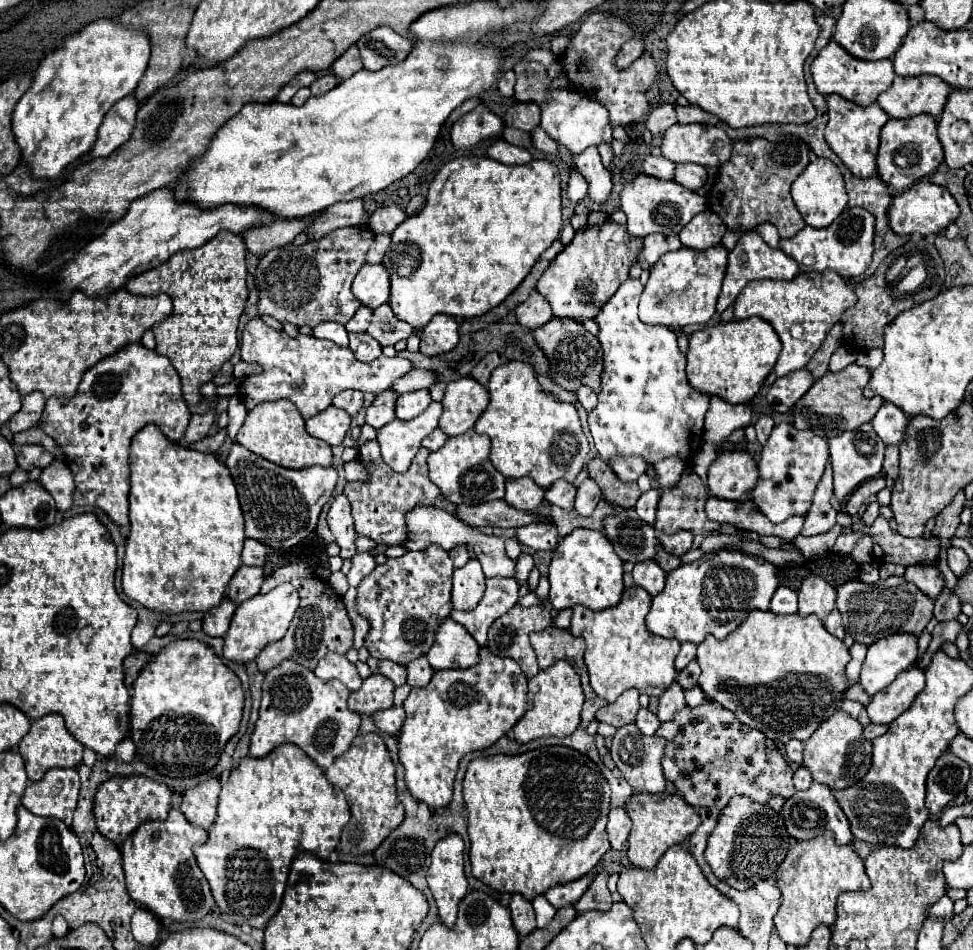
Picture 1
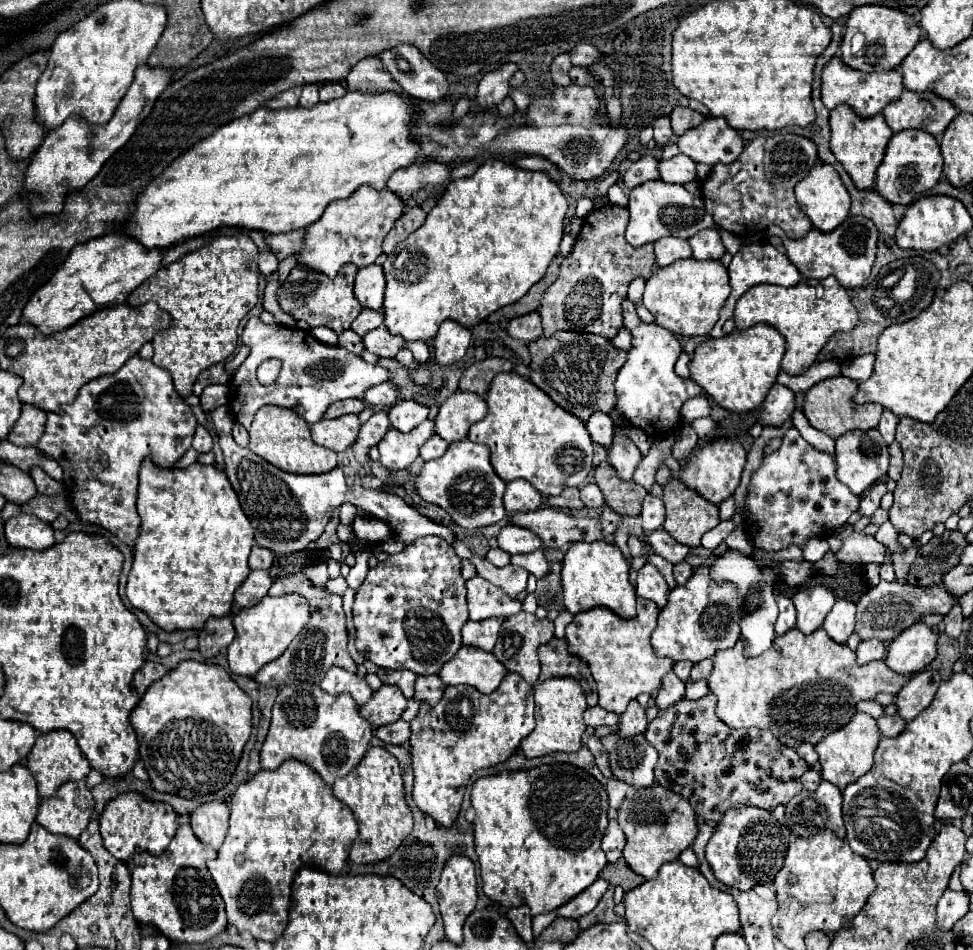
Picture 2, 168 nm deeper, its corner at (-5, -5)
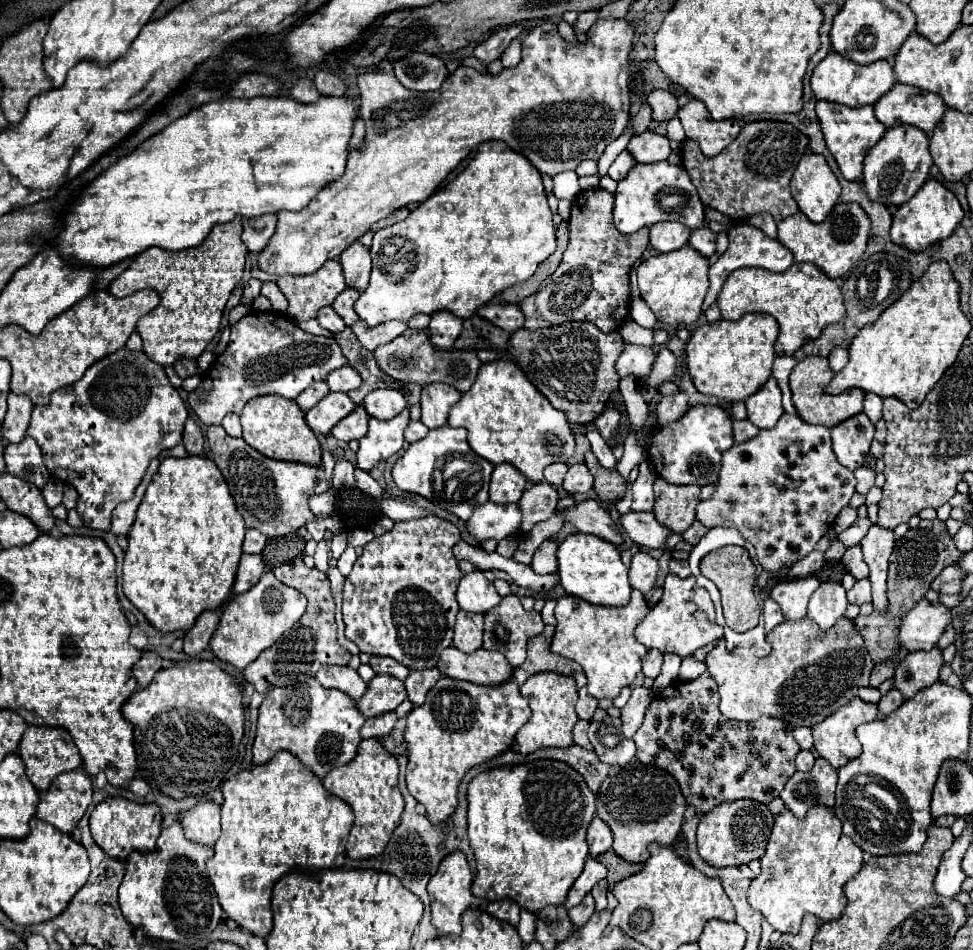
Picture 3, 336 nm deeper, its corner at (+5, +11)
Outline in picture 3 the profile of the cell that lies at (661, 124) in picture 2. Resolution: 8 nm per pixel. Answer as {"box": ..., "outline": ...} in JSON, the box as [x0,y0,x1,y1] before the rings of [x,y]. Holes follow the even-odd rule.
{"box":[630,104,652,134],"outline":[[[642,104],[642,108],[630,118],[630,128],[632,128],[632,134],[642,134],[648,130],[652,122],[652,112],[650,112],[650,106],[648,104]]]}

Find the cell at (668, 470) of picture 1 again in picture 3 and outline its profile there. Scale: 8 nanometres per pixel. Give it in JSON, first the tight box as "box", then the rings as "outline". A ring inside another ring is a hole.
{"box":[658,392,688,424],"outline":[[[684,392],[674,396],[662,396],[658,402],[658,424],[670,424],[678,420],[688,408],[688,396]]]}

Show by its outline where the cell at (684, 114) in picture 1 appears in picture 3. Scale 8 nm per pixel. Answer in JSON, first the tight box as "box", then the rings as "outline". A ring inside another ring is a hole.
{"box":[646,90,678,122],"outline":[[[654,90],[648,94],[648,100],[646,100],[652,108],[652,118],[658,120],[658,122],[664,122],[664,120],[670,120],[676,116],[678,112],[678,104],[676,104],[676,98],[666,92],[666,90]]]}

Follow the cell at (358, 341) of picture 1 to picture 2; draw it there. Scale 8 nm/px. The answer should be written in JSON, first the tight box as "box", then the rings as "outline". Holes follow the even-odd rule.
{"box":[340,330,364,356],"outline":[[[346,330],[346,332],[342,332],[340,336],[340,346],[344,346],[348,352],[352,352],[352,354],[356,354],[356,356],[360,356],[362,352],[364,352],[364,342],[362,342],[362,338],[356,334],[356,332],[352,332],[352,330]]]}

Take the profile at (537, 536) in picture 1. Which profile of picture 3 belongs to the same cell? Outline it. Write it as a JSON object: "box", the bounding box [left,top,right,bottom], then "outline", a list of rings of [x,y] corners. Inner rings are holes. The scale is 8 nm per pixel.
{"box":[466,502,522,542],"outline":[[[486,502],[478,506],[472,516],[466,520],[468,534],[482,542],[482,540],[502,540],[514,532],[518,532],[522,520],[522,512],[518,504],[494,504]]]}

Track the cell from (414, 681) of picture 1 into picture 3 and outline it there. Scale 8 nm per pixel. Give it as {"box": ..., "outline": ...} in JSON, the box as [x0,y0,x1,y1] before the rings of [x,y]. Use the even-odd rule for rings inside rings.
{"box":[404,668,442,706],"outline":[[[432,668],[432,670],[410,670],[410,676],[404,682],[404,686],[408,690],[408,700],[414,706],[420,706],[424,702],[424,698],[426,698],[426,692],[440,678],[442,678],[442,674],[440,674],[438,668]]]}

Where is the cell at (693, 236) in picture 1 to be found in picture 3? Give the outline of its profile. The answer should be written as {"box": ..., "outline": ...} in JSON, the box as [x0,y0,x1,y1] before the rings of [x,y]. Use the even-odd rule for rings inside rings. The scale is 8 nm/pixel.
{"box":[688,226,716,256],"outline":[[[706,226],[698,228],[698,230],[692,230],[688,246],[692,246],[702,256],[712,256],[714,250],[716,250],[716,234]]]}

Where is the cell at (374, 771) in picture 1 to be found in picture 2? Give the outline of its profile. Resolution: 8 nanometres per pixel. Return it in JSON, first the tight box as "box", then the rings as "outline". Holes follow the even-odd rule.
{"box":[332,746,412,864],"outline":[[[370,746],[364,760],[332,786],[334,796],[342,800],[358,820],[358,838],[350,848],[350,860],[356,864],[380,862],[402,844],[412,832],[412,812],[404,800],[404,784],[398,760],[382,746]]]}

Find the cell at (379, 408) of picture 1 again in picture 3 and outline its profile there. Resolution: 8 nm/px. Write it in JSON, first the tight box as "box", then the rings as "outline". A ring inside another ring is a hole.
{"box":[330,406,368,442],"outline":[[[358,406],[354,412],[342,418],[338,426],[332,428],[330,436],[334,436],[340,442],[350,442],[350,440],[360,440],[366,432],[368,432],[368,414],[362,406]]]}

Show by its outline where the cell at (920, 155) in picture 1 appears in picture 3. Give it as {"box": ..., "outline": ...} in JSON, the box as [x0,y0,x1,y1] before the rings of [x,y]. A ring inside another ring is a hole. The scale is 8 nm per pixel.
{"box":[864,126,932,206],"outline":[[[894,126],[886,130],[882,140],[866,154],[864,160],[864,192],[870,200],[900,206],[908,202],[926,182],[932,166],[932,156],[928,152],[928,136],[912,126]]]}

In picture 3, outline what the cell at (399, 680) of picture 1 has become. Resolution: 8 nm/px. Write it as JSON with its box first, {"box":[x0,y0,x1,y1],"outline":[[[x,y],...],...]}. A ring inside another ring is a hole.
{"box":[368,656,408,682],"outline":[[[372,656],[368,664],[374,668],[374,672],[376,672],[376,674],[390,674],[390,676],[394,676],[394,678],[402,680],[402,682],[404,682],[404,680],[406,680],[406,676],[408,676],[408,668],[406,668],[406,666],[402,666],[402,664],[398,664],[398,662],[396,662],[396,660],[392,660],[392,658]]]}

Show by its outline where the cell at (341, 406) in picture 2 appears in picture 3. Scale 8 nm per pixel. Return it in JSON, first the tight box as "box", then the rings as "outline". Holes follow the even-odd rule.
{"box":[296,382,328,412],"outline":[[[318,382],[318,384],[312,384],[310,388],[306,388],[306,392],[302,392],[298,398],[296,398],[296,404],[300,406],[302,412],[308,412],[312,406],[316,406],[326,394],[328,394],[328,384],[326,382]]]}

